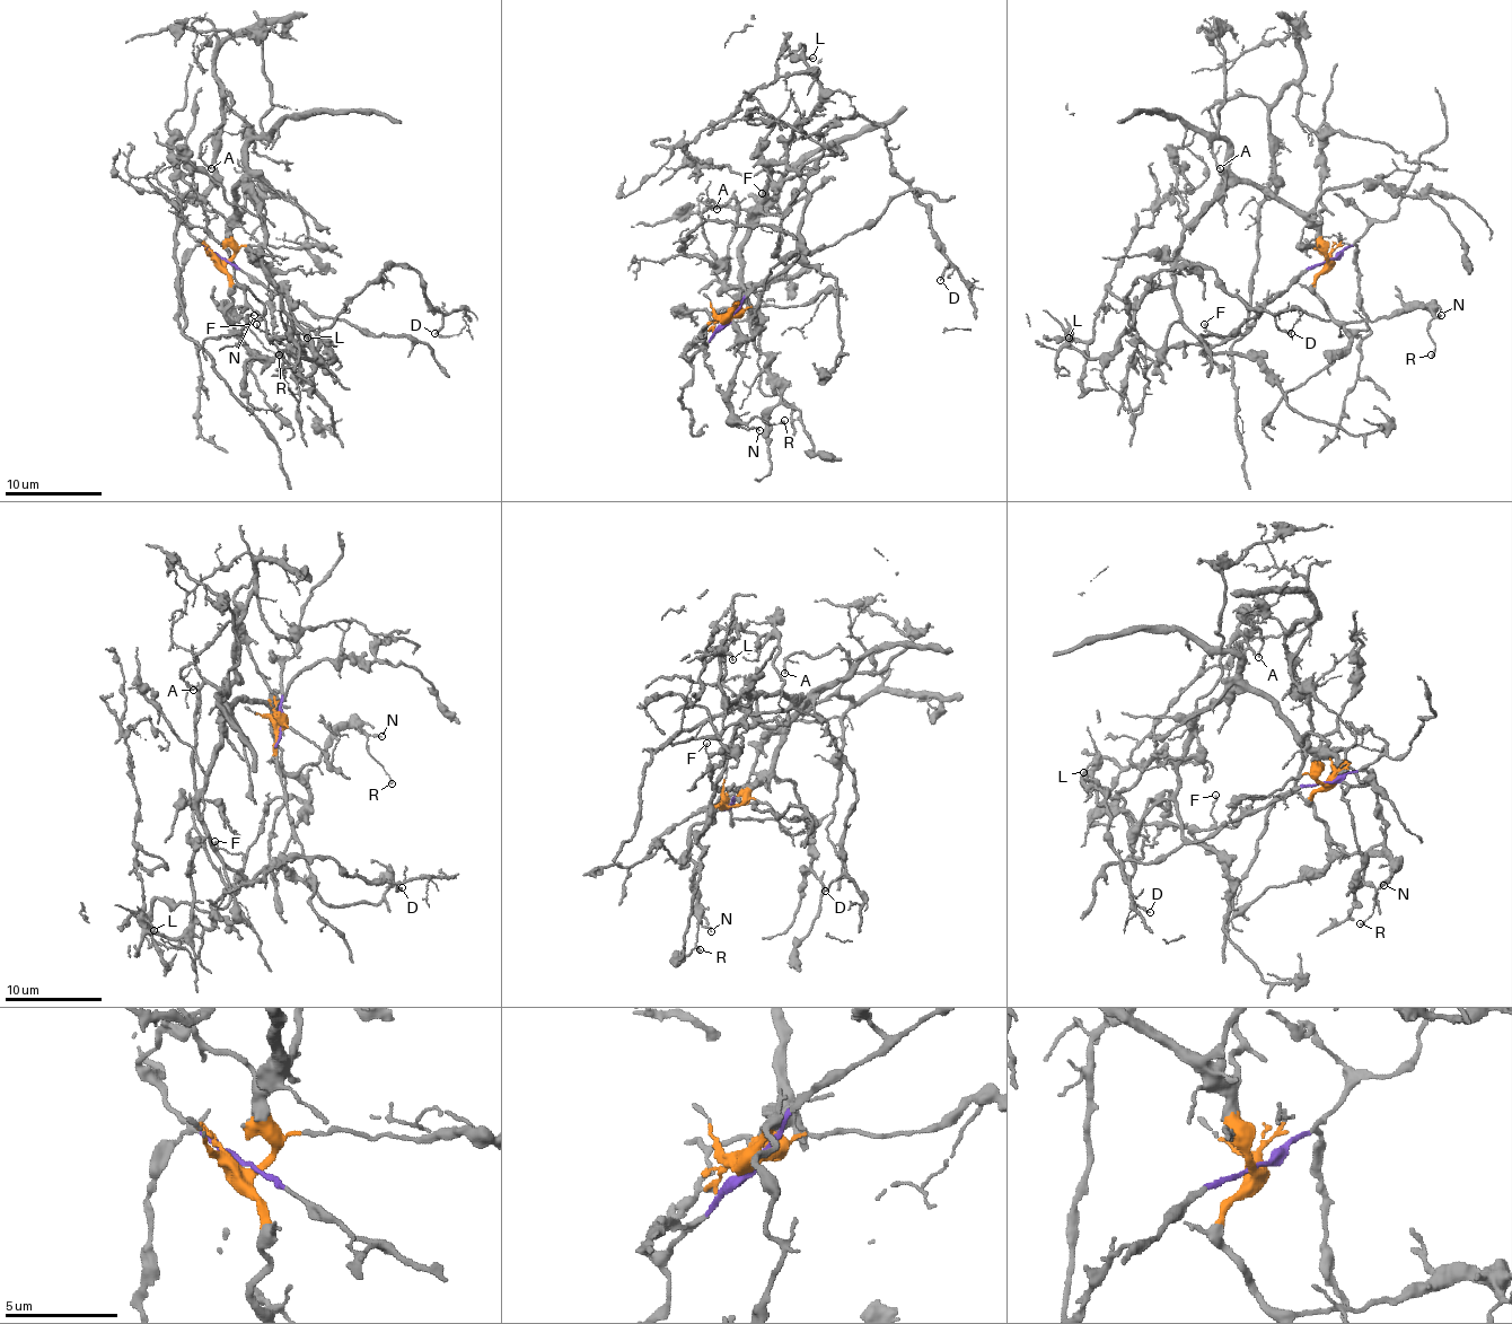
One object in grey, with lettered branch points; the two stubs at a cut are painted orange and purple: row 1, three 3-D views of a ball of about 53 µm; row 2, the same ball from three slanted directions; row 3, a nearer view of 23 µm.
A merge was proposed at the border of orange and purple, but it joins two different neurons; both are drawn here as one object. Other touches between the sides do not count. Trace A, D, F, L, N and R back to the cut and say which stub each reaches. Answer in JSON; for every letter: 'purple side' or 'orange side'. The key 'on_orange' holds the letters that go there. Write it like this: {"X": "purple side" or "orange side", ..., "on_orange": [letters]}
{"A": "orange side", "D": "purple side", "F": "purple side", "L": "orange side", "N": "orange side", "R": "orange side", "on_orange": ["A", "L", "N", "R"]}

